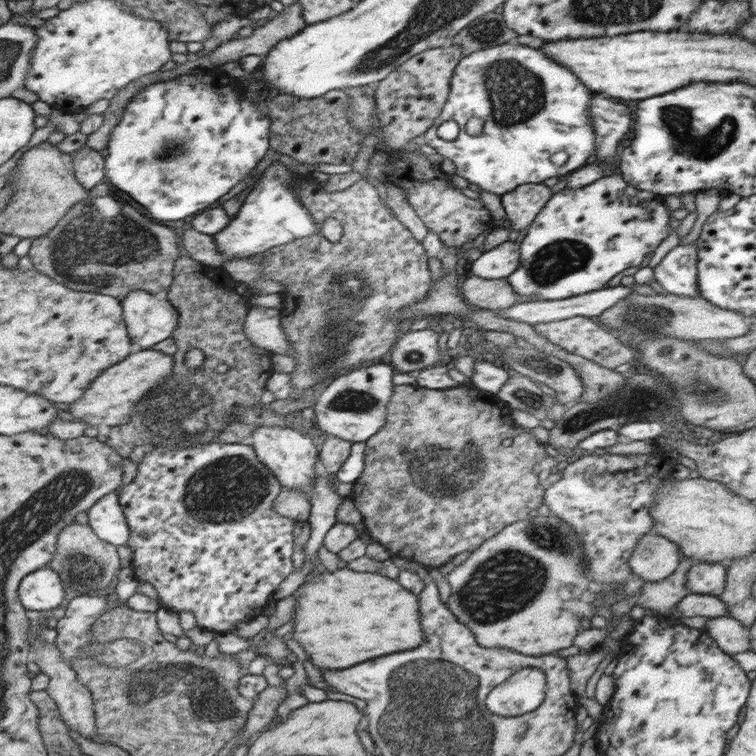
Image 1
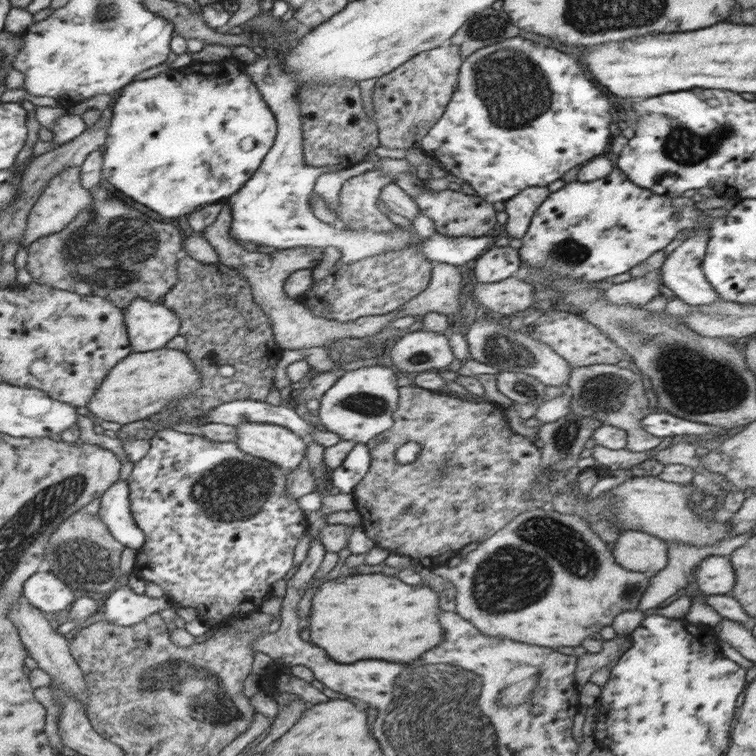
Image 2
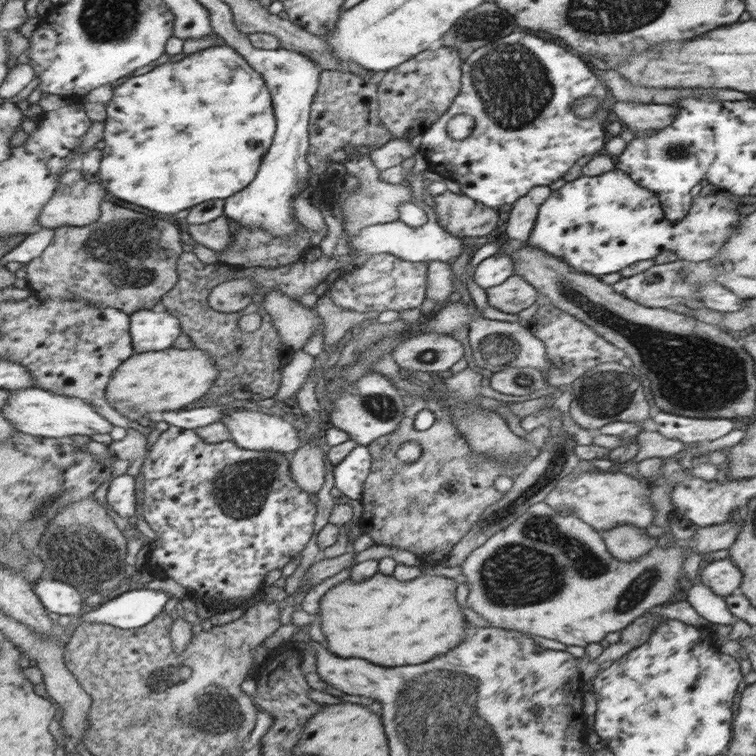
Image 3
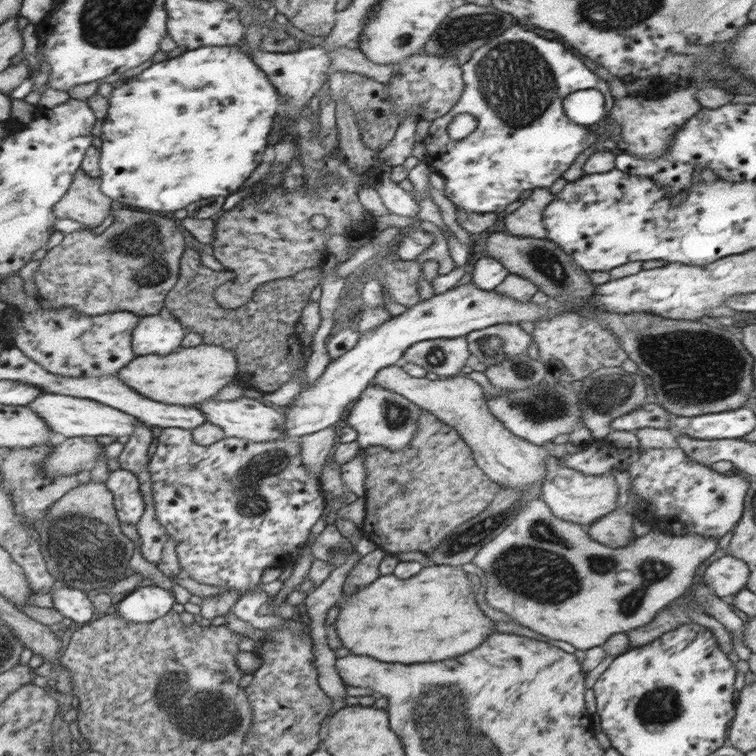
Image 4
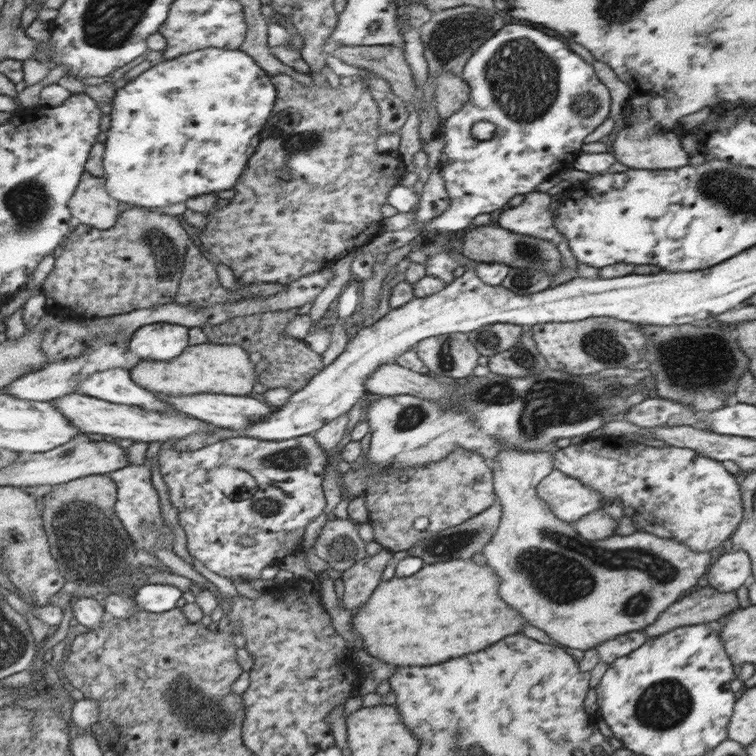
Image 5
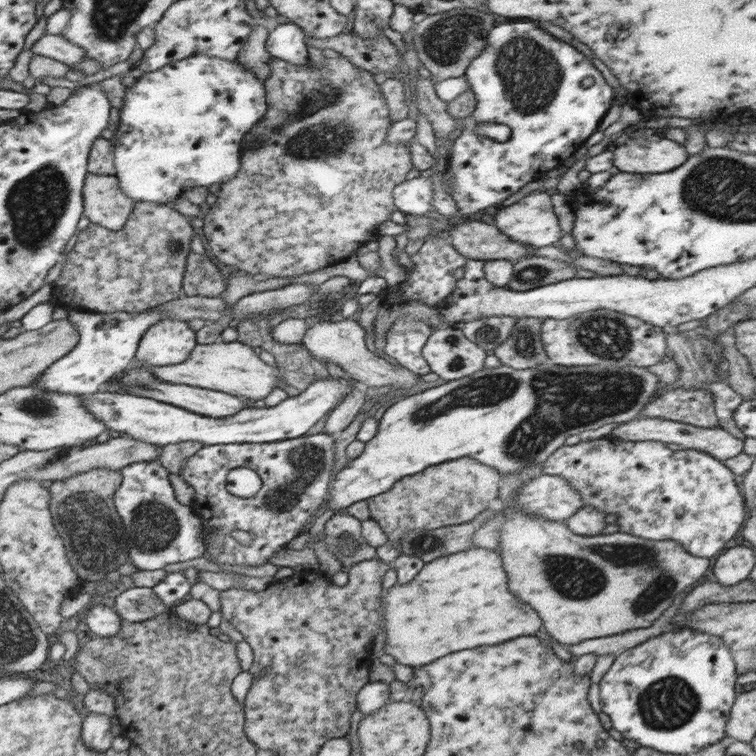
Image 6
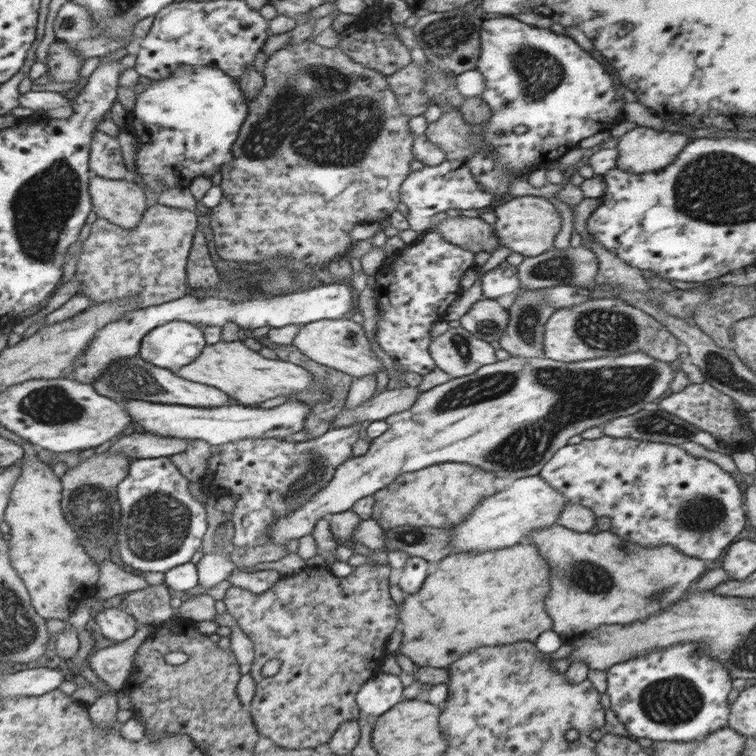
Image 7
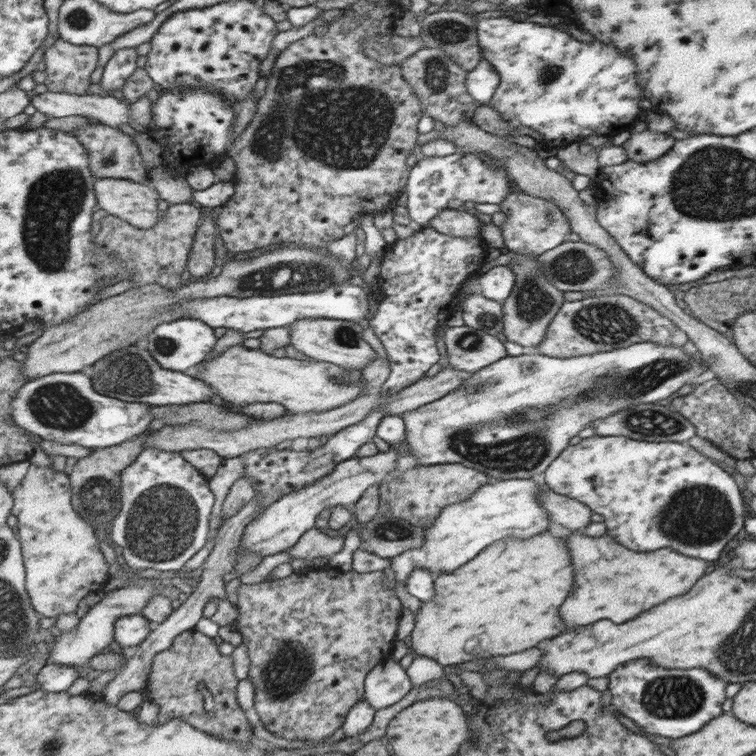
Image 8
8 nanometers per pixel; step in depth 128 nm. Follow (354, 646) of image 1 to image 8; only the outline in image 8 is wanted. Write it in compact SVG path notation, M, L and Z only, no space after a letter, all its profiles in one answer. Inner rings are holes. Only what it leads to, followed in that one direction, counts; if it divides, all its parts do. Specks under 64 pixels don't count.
M546 528L531 538L517 540L509 537L497 542L491 544L491 548L487 548L487 552L479 556L479 560L471 560L467 568L459 568L459 572L437 576L433 586L435 598L427 602L427 606L420 602L420 608L413 616L414 628L410 635L409 652L414 656L431 658L442 667L457 665L483 656L505 656L521 652L525 648L535 646L543 638L561 634L565 624L559 618L557 608L561 606L561 602L573 586L573 566L569 550L565 548L565 541L559 536L553 536Z

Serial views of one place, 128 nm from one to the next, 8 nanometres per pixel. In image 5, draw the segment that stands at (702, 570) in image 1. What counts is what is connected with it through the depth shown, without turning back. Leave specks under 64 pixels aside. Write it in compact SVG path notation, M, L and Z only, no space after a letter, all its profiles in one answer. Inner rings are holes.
M729 550L717 557L711 564L704 584L713 587L719 592L734 591L753 574L750 568L750 556L743 551Z

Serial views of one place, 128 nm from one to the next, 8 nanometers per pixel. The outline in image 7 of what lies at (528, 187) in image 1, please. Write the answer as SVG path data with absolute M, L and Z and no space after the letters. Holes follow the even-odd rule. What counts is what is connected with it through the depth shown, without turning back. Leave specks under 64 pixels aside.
M525 195L512 197L505 203L495 207L496 216L492 228L499 244L508 248L510 252L517 252L520 258L534 257L547 252L553 246L553 238L559 232L561 219L559 213L547 199L539 196Z

